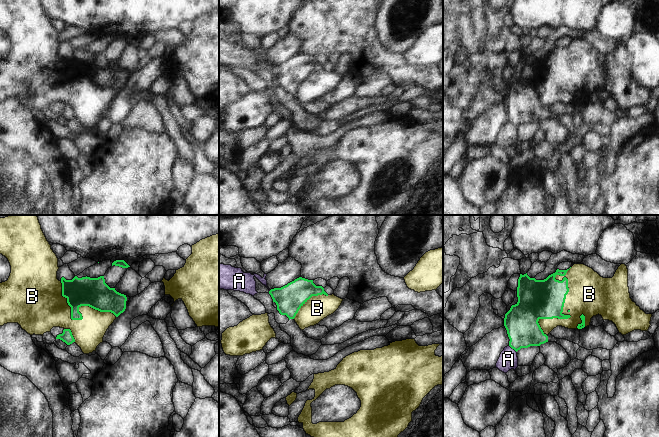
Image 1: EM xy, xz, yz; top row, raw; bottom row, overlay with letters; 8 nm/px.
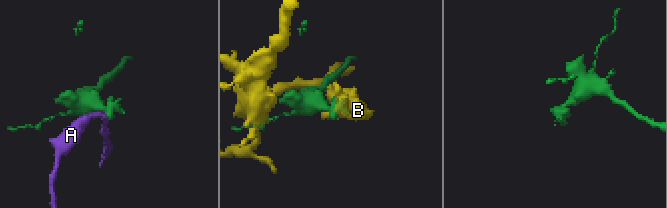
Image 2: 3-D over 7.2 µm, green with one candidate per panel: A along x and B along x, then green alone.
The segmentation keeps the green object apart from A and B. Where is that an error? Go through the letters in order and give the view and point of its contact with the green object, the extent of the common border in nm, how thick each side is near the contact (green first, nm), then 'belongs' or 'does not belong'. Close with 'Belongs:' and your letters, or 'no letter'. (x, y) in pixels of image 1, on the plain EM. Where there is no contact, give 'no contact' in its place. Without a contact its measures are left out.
A: meets green in yz at (513, 124); contact 90 nm long; 280 nm thick on the green side, 150 nm on the other; does not belong
B: meets green in yz at (567, 91); contact 600 nm long; 320 nm thick on the green side, 340 nm on the other; does not belong
Belongs: no letter

